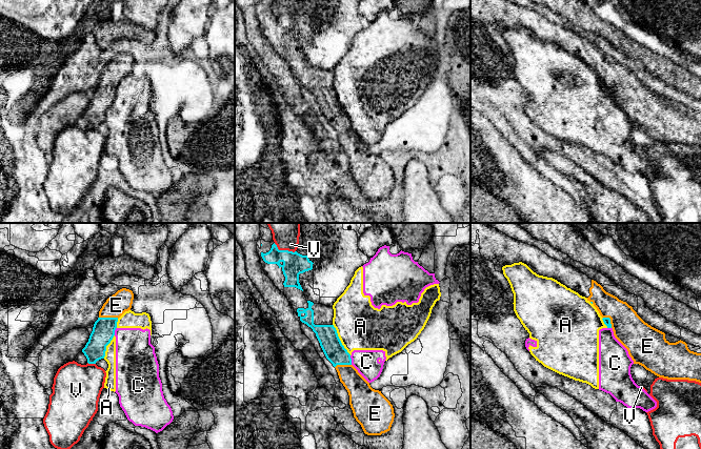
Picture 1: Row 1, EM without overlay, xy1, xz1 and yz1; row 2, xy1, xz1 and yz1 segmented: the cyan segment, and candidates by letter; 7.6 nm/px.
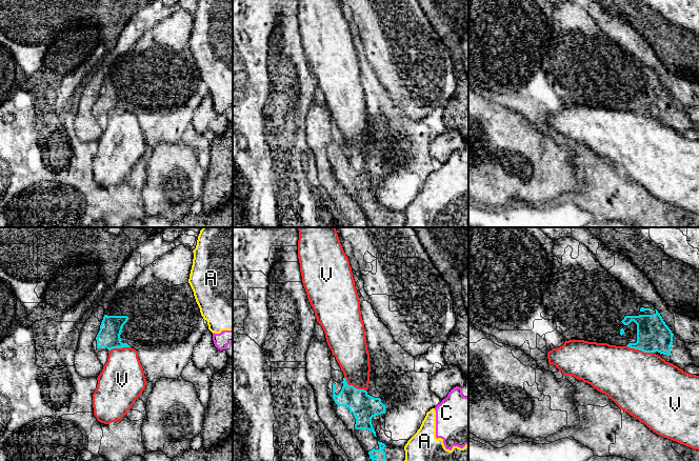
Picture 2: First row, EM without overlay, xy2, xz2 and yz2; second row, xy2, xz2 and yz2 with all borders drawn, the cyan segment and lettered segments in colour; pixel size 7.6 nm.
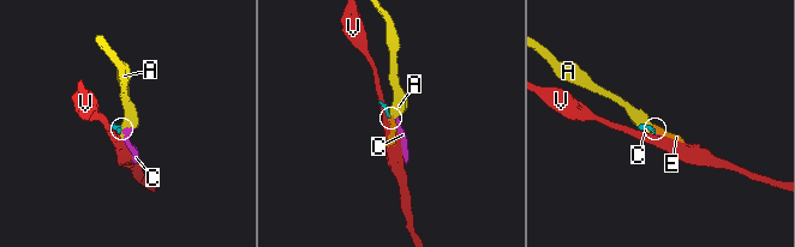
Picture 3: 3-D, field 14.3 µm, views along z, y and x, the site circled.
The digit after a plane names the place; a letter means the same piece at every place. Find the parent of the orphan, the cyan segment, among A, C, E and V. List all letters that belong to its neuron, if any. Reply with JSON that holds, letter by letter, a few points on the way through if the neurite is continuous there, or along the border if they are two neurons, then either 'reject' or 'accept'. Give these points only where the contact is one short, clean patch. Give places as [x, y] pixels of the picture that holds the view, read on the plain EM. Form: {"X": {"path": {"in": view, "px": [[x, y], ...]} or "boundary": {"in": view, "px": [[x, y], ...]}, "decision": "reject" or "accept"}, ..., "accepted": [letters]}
{"A": {"decision": "reject"}, "C": {"boundary": {"in": "xz1", "px": [[349, 120], [352, 128]]}, "decision": "reject"}, "E": {"decision": "accept"}, "V": {"decision": "reject"}, "accepted": ["E"]}

